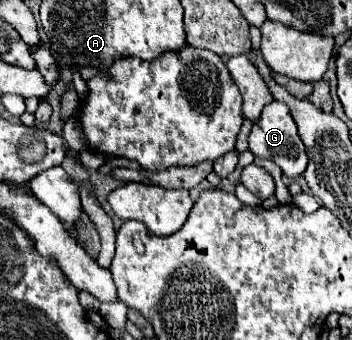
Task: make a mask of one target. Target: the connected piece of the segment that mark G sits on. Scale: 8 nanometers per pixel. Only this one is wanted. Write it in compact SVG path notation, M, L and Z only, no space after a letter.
M272 102L268 104L258 122L254 124L252 132L250 132L250 150L254 152L254 156L260 156L260 158L270 158L272 162L276 162L282 172L290 178L298 178L304 170L306 170L306 164L308 164L308 156L306 156L306 150L304 150L304 144L300 142L300 136L296 132L296 124L290 116L290 110L284 102Z

